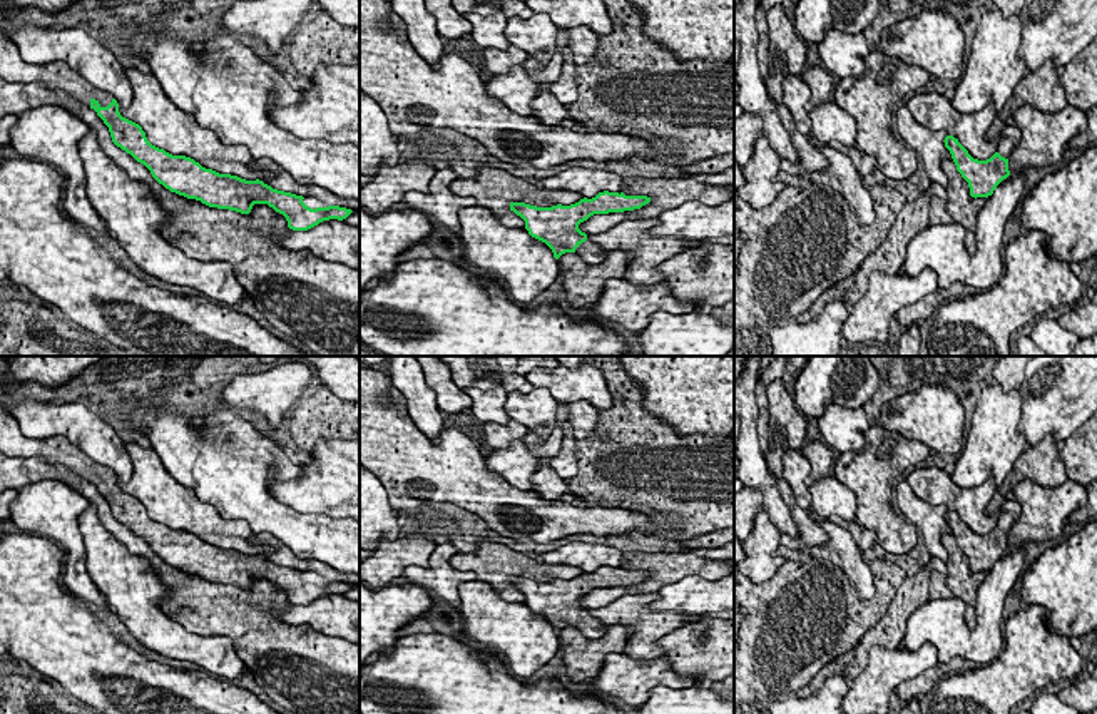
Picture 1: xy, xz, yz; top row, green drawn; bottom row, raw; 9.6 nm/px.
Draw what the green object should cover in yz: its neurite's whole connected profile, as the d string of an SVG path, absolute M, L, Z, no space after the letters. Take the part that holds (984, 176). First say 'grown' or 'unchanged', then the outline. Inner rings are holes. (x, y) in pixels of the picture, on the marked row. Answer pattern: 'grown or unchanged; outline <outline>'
grown; outline M1007 124L1000 134L997 152L987 159L973 159L968 150L953 135L945 137L945 147L950 150L957 171L968 182L972 197L988 197L997 186L1010 176L1008 157L1018 147L1022 132Z

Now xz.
grown; outline M599 192L592 199L580 199L570 206L537 207L525 202L510 202L510 211L525 221L528 234L545 242L554 258L565 252L579 254L587 264L602 263L609 251L587 239L579 224L594 214L624 212L640 209L649 204L647 196L625 196L624 192Z

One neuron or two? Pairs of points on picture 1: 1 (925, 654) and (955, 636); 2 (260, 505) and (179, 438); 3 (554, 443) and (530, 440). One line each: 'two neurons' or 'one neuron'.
1: two neurons
2: one neuron
3: one neuron

